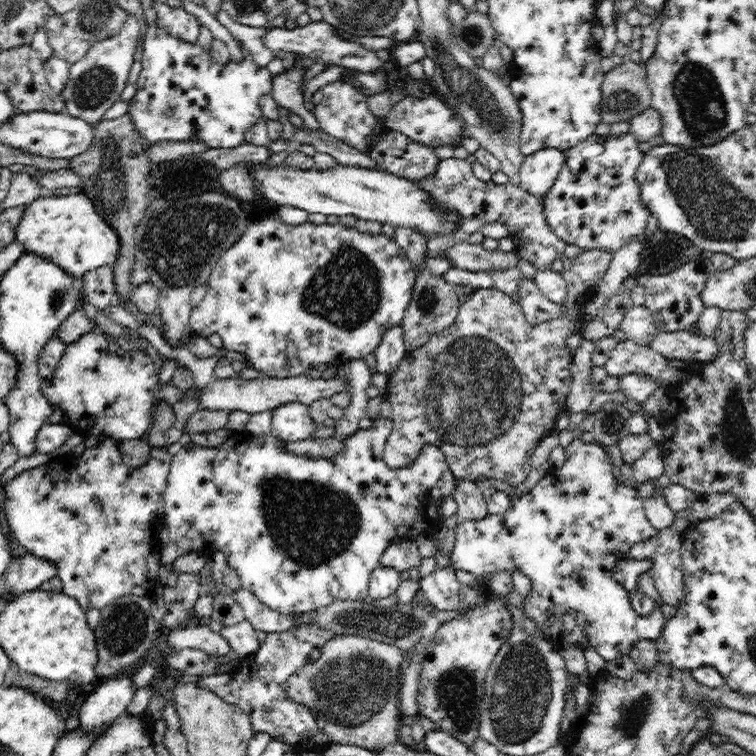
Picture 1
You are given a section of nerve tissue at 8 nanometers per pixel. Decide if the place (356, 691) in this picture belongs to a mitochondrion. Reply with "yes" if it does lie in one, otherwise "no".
yes

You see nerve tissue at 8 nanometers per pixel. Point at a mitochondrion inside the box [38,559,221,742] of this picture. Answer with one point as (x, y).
(124, 626)

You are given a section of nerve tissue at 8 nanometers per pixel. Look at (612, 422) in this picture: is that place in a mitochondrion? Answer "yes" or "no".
yes

